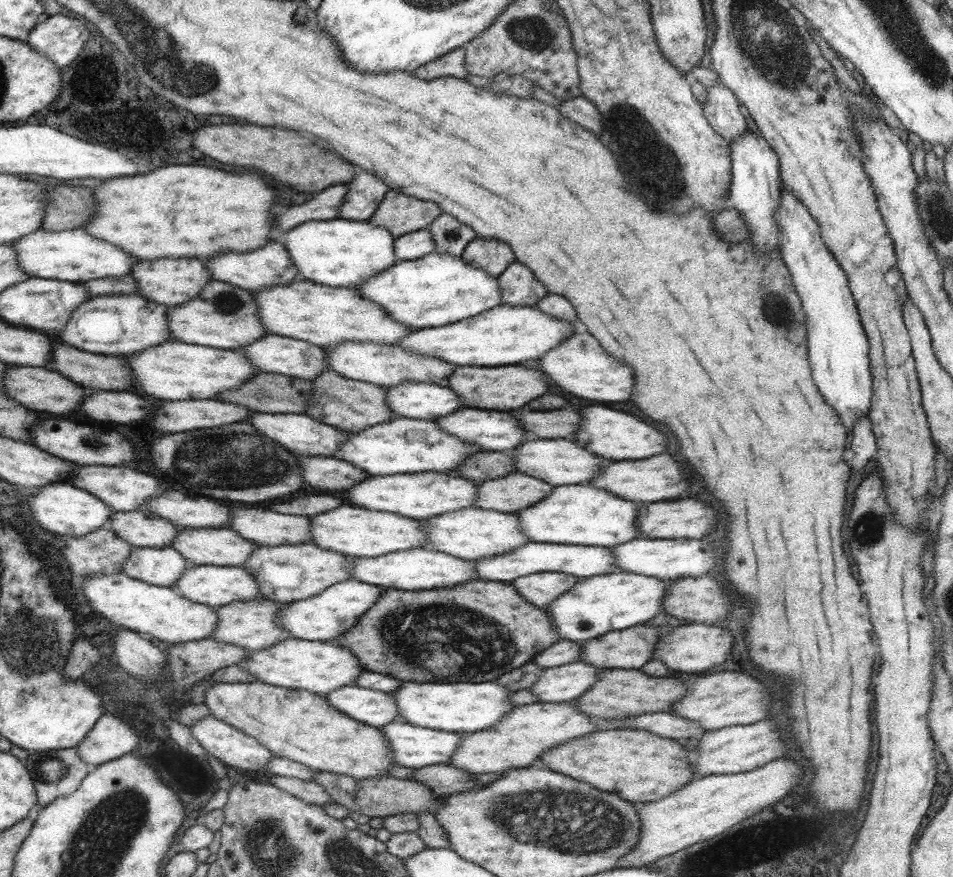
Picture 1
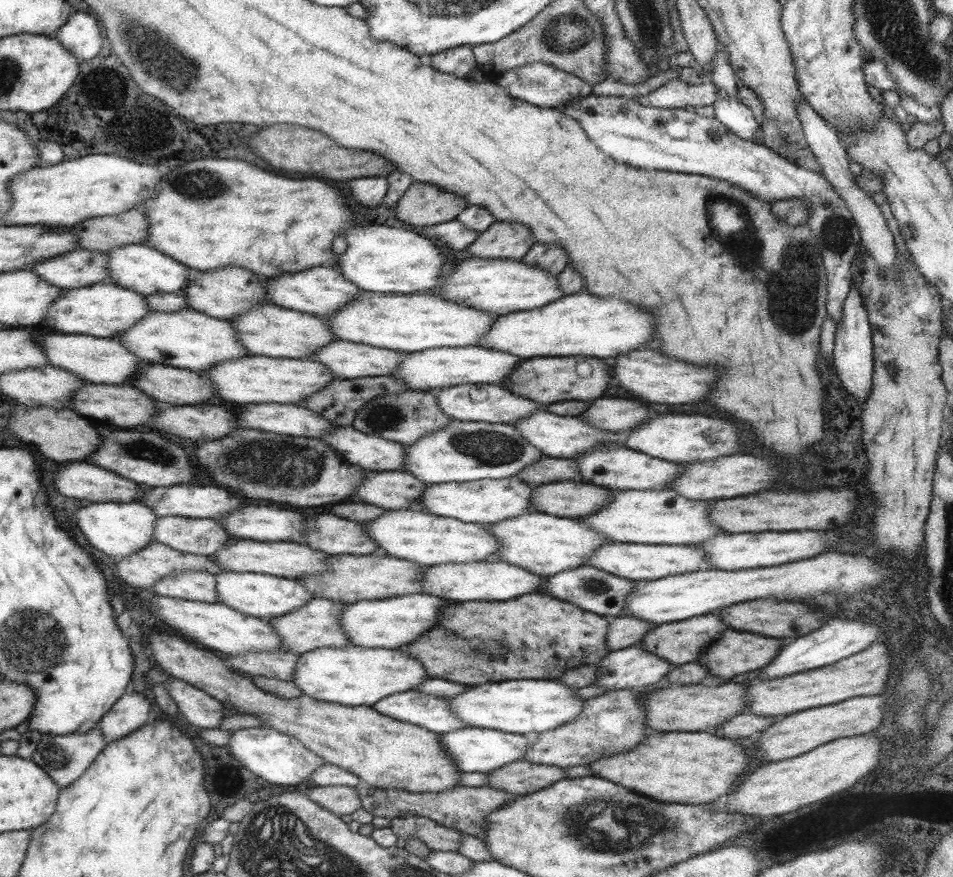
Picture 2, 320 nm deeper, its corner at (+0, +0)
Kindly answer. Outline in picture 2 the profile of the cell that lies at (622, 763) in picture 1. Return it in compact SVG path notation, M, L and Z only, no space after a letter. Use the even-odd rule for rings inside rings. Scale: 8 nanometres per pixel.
M650 732L633 752L601 758L591 763L591 776L613 780L641 792L655 801L675 804L709 804L719 796L729 794L735 784L747 773L749 756L743 754L741 746L730 738L721 738L708 732Z

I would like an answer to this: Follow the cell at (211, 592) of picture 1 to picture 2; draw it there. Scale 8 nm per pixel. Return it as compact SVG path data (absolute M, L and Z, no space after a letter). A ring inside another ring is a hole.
M220 571L216 574L216 589L219 603L227 605L236 612L269 621L304 607L312 599L308 591L297 579L276 577L265 573Z

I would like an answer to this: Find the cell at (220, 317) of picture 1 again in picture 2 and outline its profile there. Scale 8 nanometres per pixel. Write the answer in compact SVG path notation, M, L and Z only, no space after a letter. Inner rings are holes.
M273 303L250 308L233 320L238 343L250 350L252 355L279 357L282 359L309 359L326 344L336 340L336 336L326 320L316 315L295 312L293 309L281 308Z

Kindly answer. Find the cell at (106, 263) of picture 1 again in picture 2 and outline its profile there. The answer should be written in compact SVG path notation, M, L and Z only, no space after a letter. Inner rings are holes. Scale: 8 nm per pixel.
M126 244L105 252L109 255L111 277L105 283L113 283L123 288L133 289L142 295L177 292L184 290L197 274L184 264L173 260L158 249L147 244Z

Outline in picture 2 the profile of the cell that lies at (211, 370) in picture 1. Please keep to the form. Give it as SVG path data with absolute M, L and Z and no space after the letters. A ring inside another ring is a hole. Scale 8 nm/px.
M261 355L224 360L200 374L207 375L212 382L215 397L241 405L265 403L299 405L335 379L334 374L324 364L311 358L293 360Z

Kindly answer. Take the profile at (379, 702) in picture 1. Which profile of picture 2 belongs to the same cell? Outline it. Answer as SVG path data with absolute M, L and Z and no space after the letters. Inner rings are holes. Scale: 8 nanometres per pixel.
M417 689L399 692L378 700L371 708L383 716L410 722L429 732L445 734L465 725L450 710L449 703Z

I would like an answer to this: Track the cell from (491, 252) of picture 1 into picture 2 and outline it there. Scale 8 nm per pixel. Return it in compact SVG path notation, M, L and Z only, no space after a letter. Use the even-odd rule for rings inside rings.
M496 221L478 233L464 254L481 259L520 260L534 244L533 235L523 224Z

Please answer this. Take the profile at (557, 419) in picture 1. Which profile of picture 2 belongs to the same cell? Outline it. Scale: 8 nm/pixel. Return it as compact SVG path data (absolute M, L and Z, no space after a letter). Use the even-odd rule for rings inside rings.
M599 398L593 399L583 415L578 416L586 420L592 427L604 431L627 433L644 424L651 418L653 412L637 402L635 399Z

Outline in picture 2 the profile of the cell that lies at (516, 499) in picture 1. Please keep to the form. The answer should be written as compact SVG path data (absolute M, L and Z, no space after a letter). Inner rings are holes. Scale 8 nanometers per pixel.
M576 480L540 484L532 492L532 510L570 519L585 518L608 504L616 492Z

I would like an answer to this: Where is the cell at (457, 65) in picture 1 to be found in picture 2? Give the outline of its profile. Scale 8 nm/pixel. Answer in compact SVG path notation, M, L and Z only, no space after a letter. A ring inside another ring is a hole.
M469 45L433 53L426 63L439 72L449 73L460 79L469 78L467 74L476 68L476 59Z

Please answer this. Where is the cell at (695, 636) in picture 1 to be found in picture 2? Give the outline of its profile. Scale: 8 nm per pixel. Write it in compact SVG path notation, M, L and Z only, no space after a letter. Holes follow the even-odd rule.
M728 628L719 639L713 641L702 652L696 662L705 667L705 670L712 676L712 681L732 680L737 675L767 667L767 664L776 658L781 646L783 646L783 640L763 638L763 636L749 634L749 632L737 632Z

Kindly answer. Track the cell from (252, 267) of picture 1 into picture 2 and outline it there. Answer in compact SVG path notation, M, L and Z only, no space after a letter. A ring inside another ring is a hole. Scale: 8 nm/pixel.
M317 266L309 270L285 273L273 279L262 281L266 284L270 302L280 305L281 308L293 309L295 312L303 312L309 315L316 315L319 318L336 312L344 304L356 300L362 294L362 290L351 284L331 266Z

